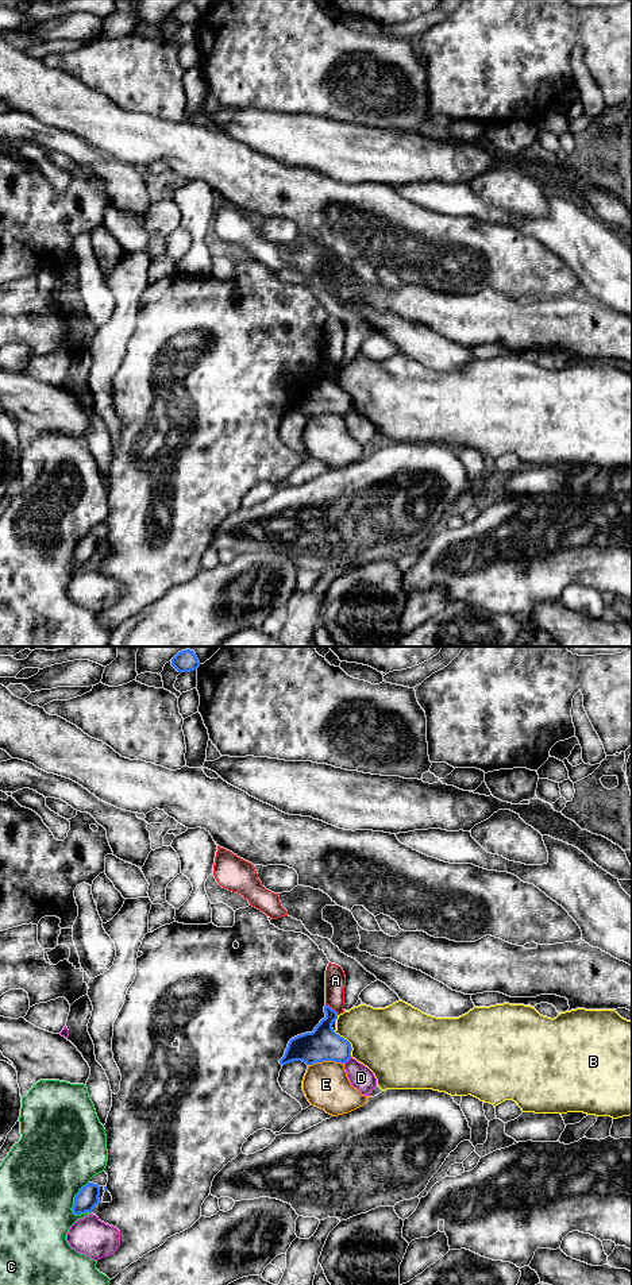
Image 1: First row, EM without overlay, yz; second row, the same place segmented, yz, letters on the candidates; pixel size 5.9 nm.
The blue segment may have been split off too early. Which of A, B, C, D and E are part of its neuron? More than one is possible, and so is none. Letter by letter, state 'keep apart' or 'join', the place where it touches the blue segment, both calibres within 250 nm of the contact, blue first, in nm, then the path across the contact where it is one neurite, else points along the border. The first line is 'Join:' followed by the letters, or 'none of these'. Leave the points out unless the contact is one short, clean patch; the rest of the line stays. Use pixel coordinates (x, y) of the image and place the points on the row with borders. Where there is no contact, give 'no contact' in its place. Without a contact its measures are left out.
Join: none of these
A: keep apart; meets blue in yz at (331, 1008); 200 nm thick on the blue side, 130 nm on the other; border along yz (326, 1003), (338, 1014)
B: keep apart; meets blue in yz at (349, 1042); 200 nm thick on the blue side, 400 nm on the other
C: keep apart; meets blue in yz at (74, 1199); 140 nm thick on the blue side, 480 nm on the other
D: keep apart; meets blue in yz at (347, 1060); 200 nm thick on the blue side, 140 nm on the other
E: keep apart; meets blue in yz at (326, 1060); 200 nm thick on the blue side, 280 nm on the other

